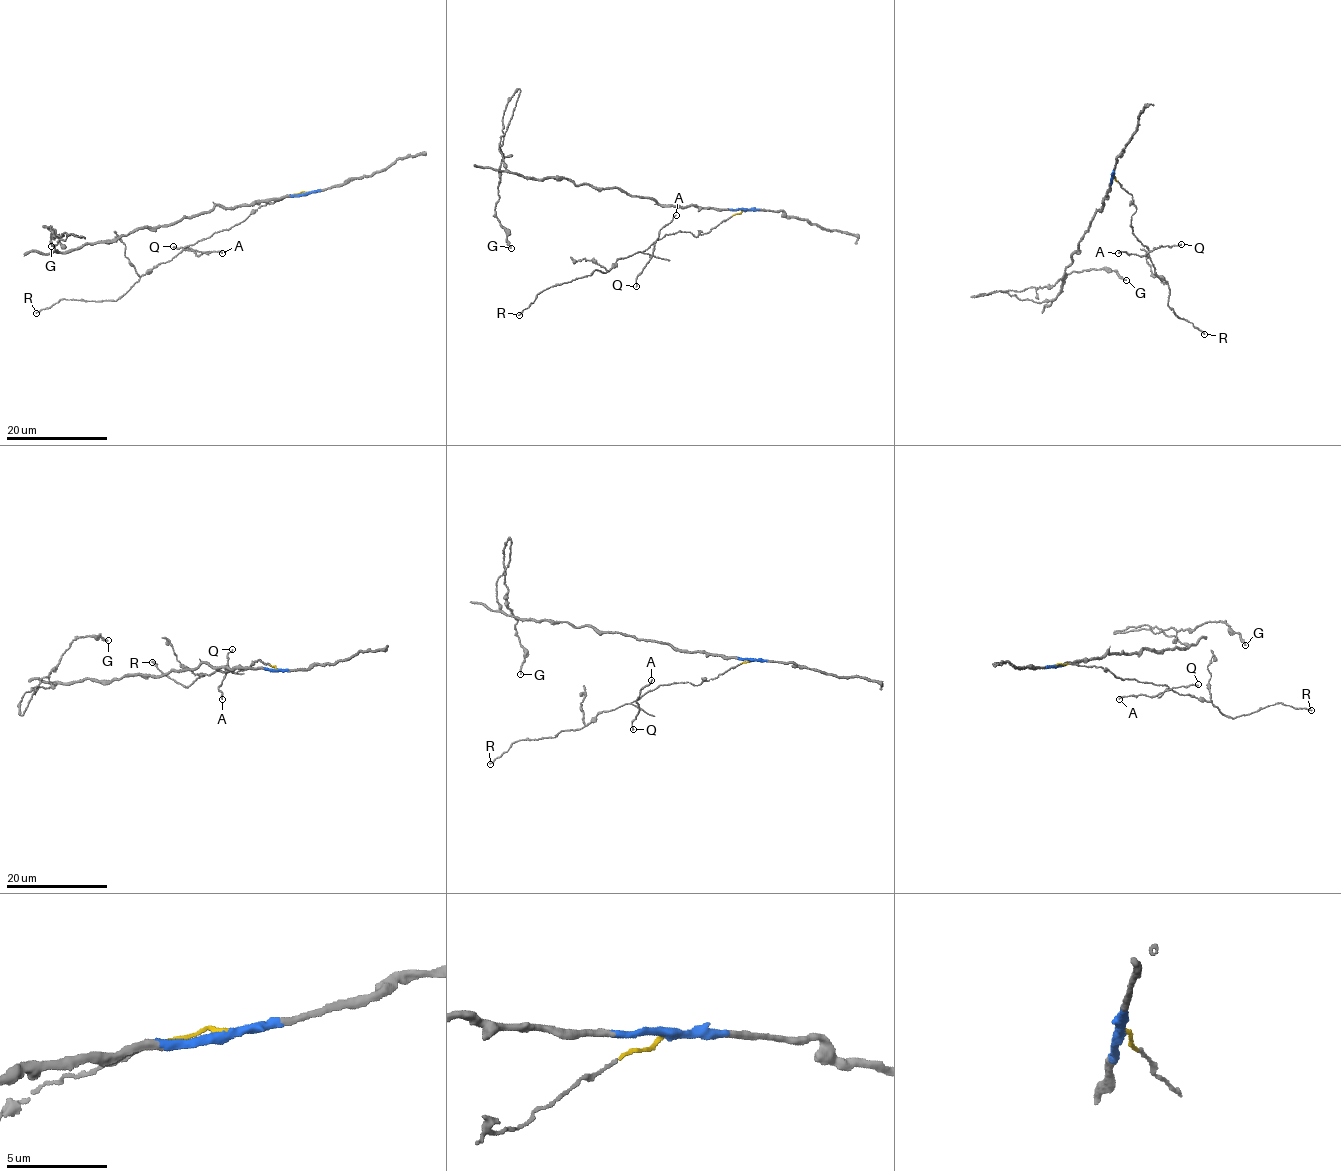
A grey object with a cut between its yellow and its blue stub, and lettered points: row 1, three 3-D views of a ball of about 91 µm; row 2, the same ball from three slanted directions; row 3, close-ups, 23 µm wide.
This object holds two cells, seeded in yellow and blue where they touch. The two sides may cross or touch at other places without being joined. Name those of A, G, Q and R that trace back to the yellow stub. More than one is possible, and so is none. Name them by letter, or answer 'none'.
A, Q, R

